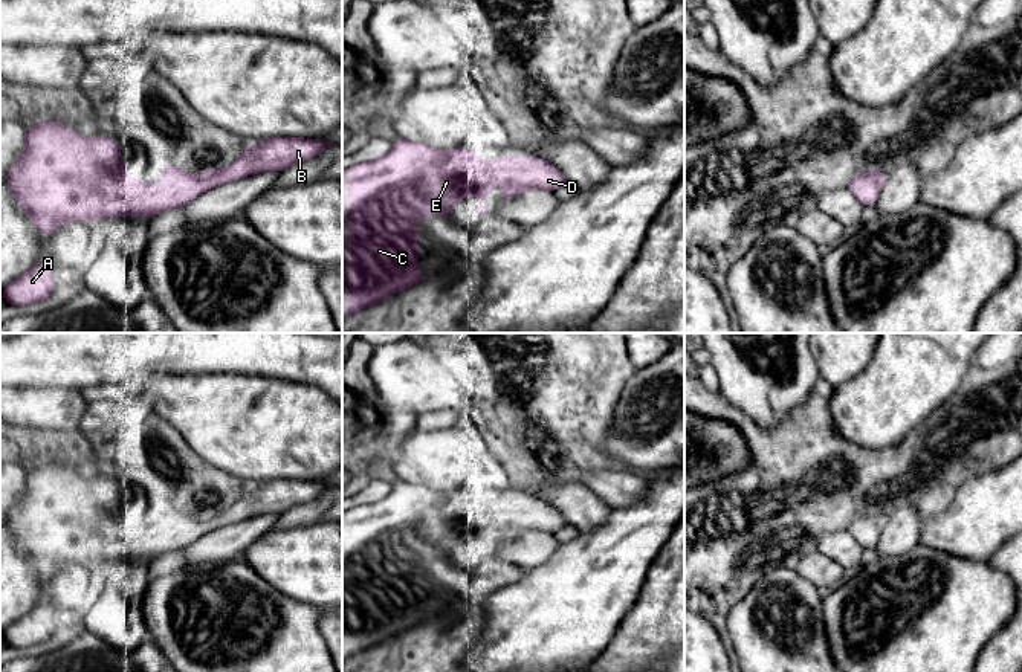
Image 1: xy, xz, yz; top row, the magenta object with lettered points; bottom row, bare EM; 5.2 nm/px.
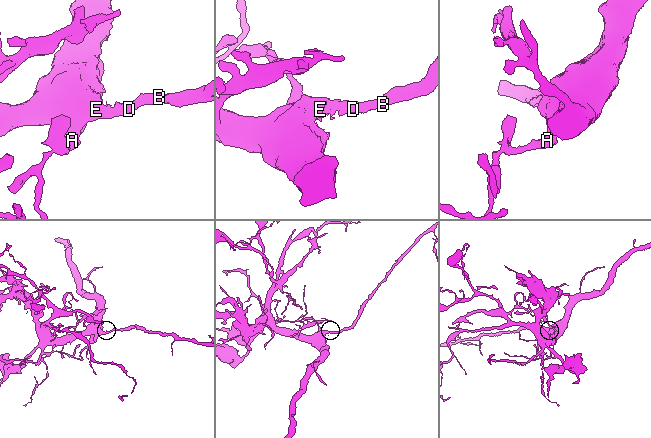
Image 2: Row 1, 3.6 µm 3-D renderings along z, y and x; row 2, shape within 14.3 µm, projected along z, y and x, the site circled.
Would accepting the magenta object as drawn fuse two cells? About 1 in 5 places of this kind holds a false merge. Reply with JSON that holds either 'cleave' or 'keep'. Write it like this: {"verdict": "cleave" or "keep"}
{"verdict": "keep"}

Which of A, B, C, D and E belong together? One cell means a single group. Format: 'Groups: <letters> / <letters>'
Groups: A B C D E

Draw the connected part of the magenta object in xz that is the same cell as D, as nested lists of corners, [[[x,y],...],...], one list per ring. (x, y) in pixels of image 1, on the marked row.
[[[405,137],[394,139],[391,150],[386,154],[383,154],[382,157],[344,168],[342,170],[342,322],[347,316],[356,313],[357,310],[362,310],[368,305],[385,301],[391,295],[426,279],[428,276],[419,275],[420,247],[414,241],[419,238],[420,232],[412,228],[412,223],[422,221],[423,218],[428,217],[428,214],[431,211],[438,211],[446,220],[451,220],[452,218],[452,208],[457,205],[457,202],[460,199],[464,199],[469,195],[477,197],[480,202],[489,199],[489,195],[493,192],[493,186],[495,186],[493,174],[495,174],[496,168],[501,170],[501,186],[503,186],[501,197],[503,197],[503,200],[510,200],[513,197],[518,197],[526,189],[530,189],[530,188],[544,189],[544,191],[556,191],[558,188],[568,183],[568,180],[565,179],[565,176],[561,173],[559,168],[556,168],[555,165],[548,163],[547,160],[542,160],[542,159],[532,156],[532,154],[529,154],[526,157],[509,157],[509,156],[506,156],[506,157],[496,157],[496,159],[487,160],[487,162],[480,162],[475,156],[475,151],[472,148],[467,148],[467,147],[458,147],[454,150],[437,150],[434,147],[423,145],[420,142],[408,141]]]

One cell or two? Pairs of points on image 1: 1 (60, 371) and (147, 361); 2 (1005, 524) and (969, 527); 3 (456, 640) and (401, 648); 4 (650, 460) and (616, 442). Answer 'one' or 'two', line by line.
1: one
2: one
3: one
4: one

